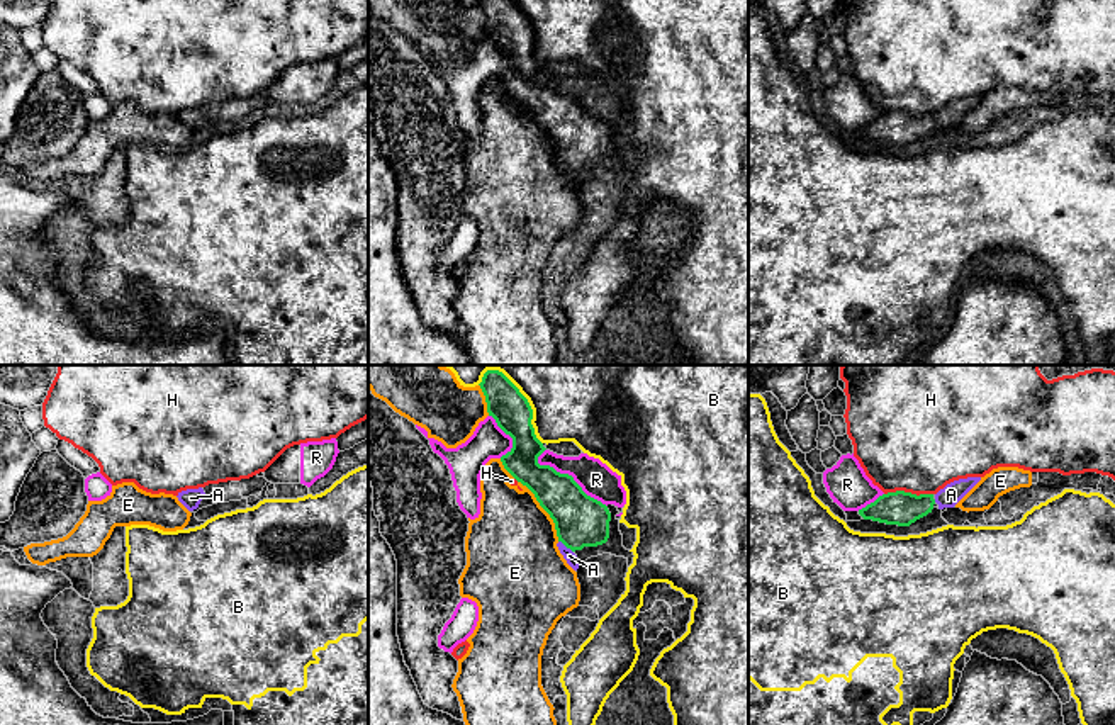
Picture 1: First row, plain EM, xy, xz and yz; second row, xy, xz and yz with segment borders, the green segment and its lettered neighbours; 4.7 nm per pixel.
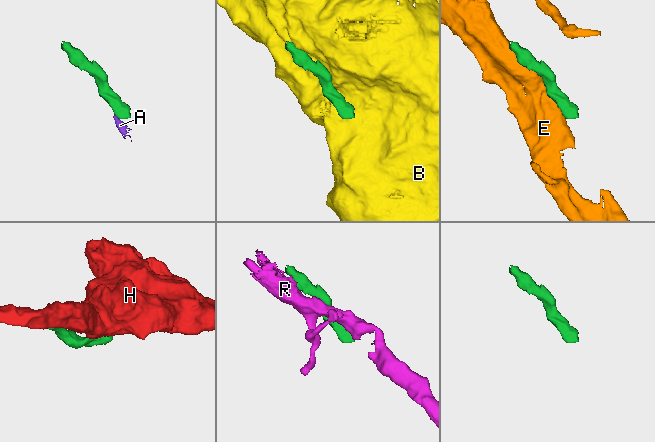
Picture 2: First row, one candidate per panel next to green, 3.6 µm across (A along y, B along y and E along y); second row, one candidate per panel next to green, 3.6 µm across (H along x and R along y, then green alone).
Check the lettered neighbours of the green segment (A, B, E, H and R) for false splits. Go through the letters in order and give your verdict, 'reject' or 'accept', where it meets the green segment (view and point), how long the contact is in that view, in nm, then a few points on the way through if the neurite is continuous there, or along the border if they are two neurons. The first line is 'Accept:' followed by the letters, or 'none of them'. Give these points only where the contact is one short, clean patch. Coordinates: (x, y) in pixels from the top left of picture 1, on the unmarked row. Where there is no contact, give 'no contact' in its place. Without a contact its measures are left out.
Accept: A
A: accept; contact xz (565, 165); length 90 nm; way xz (581, 140), (565, 165), (569, 175)
B: reject; contact xz (532, 33); length 340 nm
E: reject; contact xz (543, 128); length 340 nm
H: reject; contact yz (908, 112); length 240 nm
R: reject; contact xz (571, 95); length 400 nm

